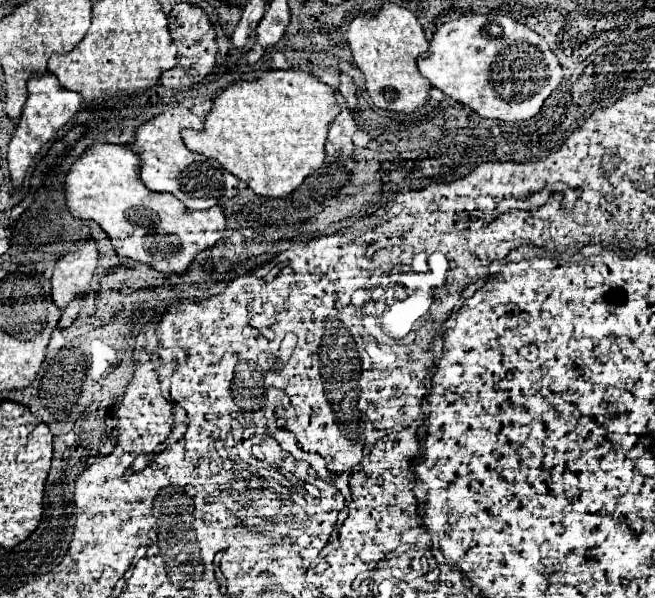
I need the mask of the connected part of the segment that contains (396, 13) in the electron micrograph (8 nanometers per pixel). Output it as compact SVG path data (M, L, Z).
M382 3L376 13L356 13L348 27L348 43L356 67L366 77L366 91L376 107L412 113L428 101L428 89L432 87L416 67L416 57L428 49L422 25L410 9L396 3Z

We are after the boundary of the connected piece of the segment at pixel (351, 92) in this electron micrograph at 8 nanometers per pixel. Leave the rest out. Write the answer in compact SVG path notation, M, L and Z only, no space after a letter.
M340 73L340 87L338 87L338 91L346 97L350 111L356 111L358 109L358 105L356 105L356 85L354 85L354 81L352 81L352 77L348 73Z

